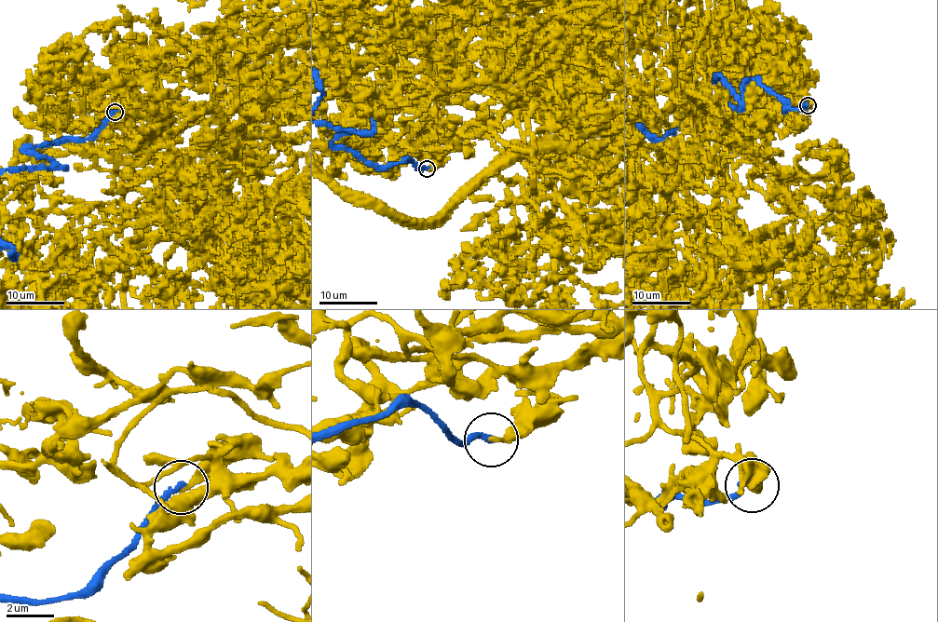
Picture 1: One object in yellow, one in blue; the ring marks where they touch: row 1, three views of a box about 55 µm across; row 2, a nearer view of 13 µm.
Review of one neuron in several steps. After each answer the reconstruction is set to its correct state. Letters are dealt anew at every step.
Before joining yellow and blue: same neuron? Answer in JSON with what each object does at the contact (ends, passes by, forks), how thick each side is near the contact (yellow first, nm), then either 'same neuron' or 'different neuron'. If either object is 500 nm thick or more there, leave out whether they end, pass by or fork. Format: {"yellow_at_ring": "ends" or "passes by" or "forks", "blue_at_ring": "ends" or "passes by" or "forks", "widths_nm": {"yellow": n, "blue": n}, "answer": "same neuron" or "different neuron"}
{"yellow_at_ring": "ends", "blue_at_ring": "ends", "widths_nm": {"yellow": 240, "blue": 260}, "answer": "different neuron"}

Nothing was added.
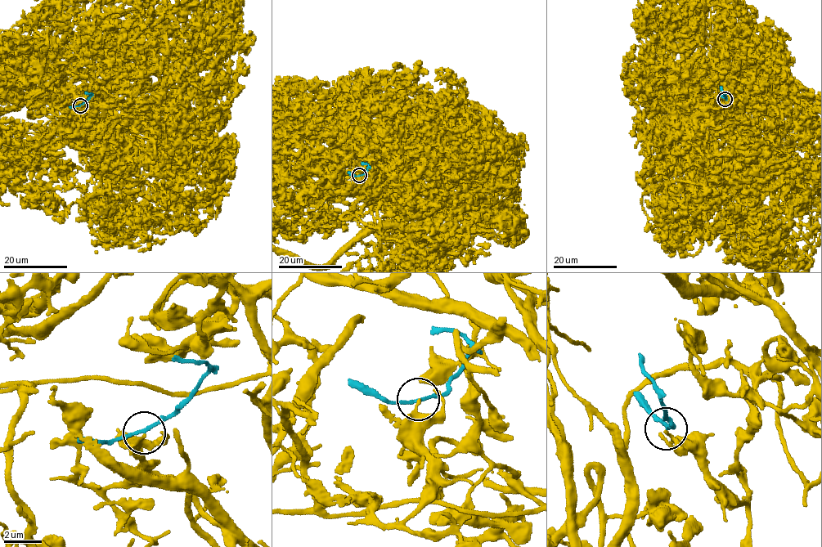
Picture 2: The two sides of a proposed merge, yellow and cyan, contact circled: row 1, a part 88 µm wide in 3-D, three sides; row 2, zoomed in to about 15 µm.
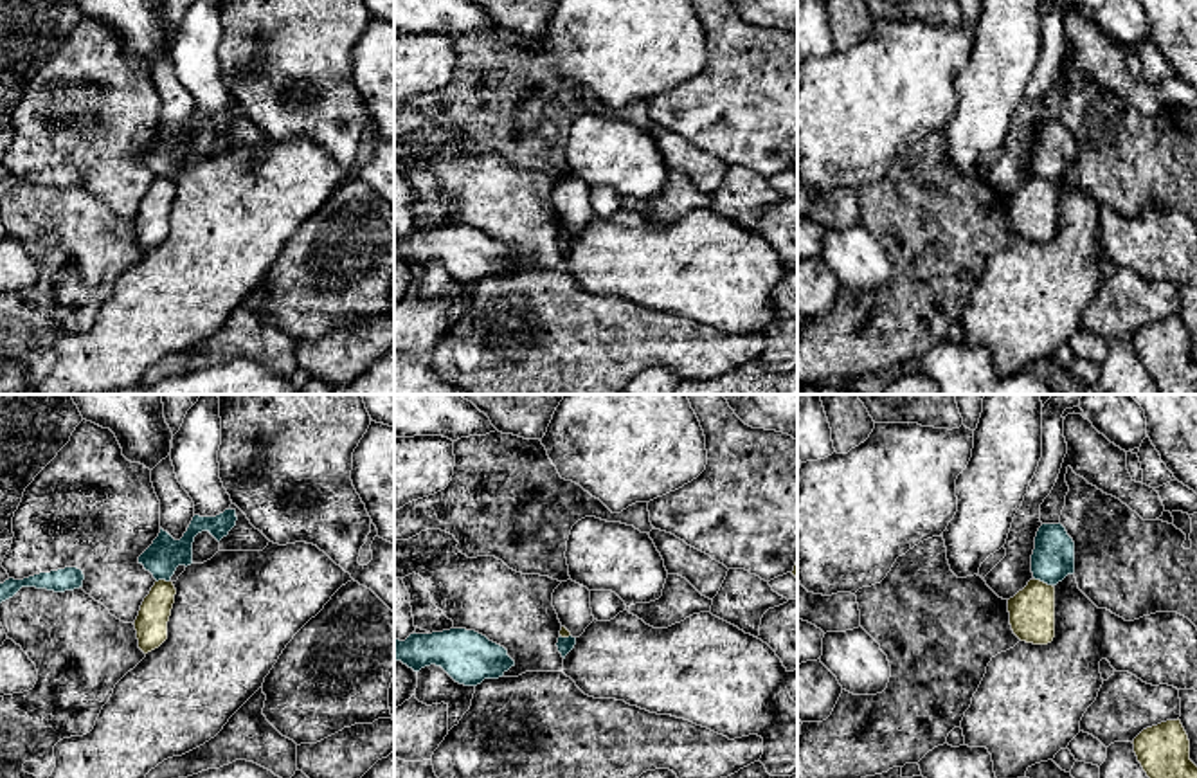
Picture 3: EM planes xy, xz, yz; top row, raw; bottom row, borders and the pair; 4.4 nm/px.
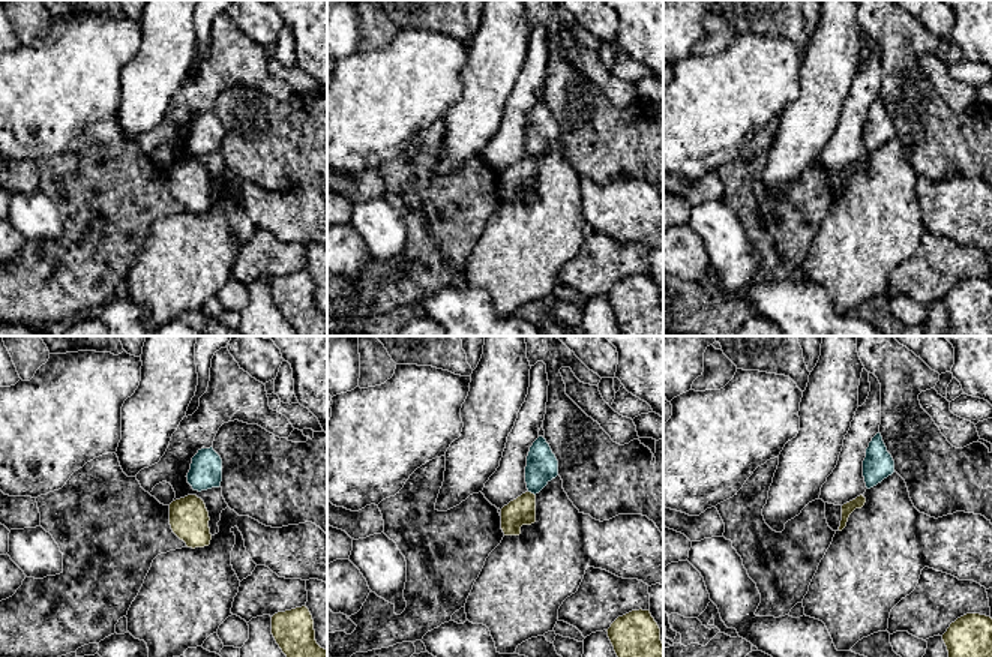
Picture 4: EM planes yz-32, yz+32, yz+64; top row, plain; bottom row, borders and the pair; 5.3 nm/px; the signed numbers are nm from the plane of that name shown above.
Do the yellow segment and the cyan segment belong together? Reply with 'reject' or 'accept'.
reject

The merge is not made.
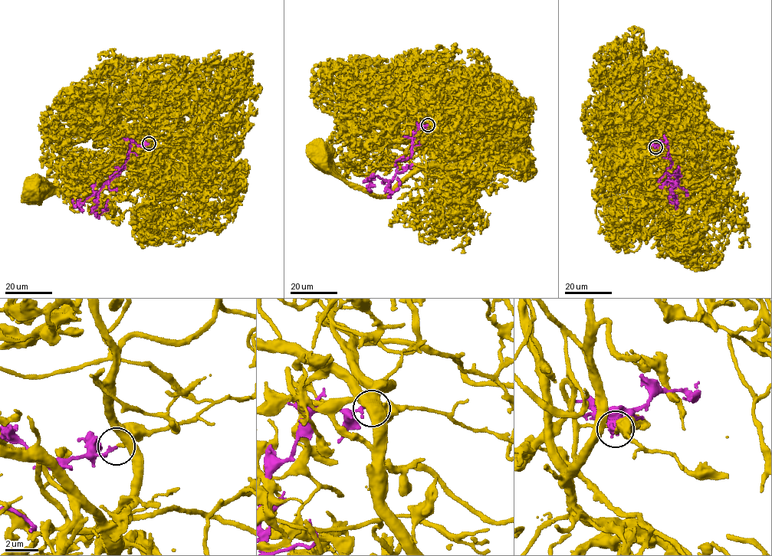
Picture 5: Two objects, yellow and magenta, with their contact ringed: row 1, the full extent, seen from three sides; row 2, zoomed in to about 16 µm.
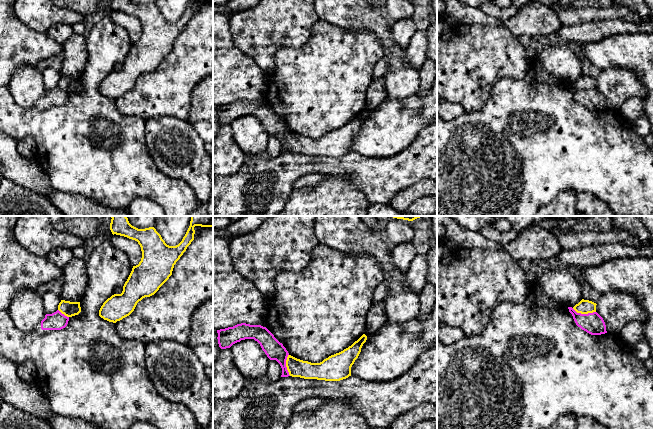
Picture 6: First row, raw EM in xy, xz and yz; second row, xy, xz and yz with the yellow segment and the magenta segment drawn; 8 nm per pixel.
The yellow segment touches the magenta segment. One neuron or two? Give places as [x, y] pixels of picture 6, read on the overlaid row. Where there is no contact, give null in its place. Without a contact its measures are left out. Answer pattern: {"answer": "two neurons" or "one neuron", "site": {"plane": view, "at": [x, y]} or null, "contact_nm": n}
{"answer": "two neurons", "site": {"plane": "yz", "at": [584, 313]}, "contact_nm": 190}

